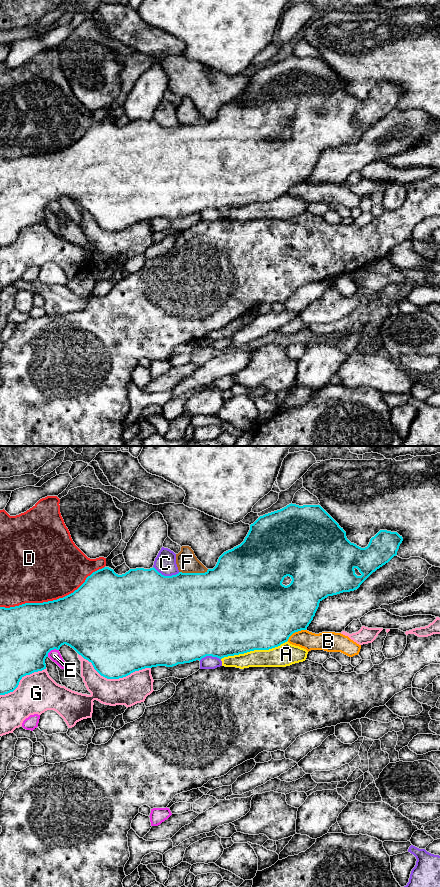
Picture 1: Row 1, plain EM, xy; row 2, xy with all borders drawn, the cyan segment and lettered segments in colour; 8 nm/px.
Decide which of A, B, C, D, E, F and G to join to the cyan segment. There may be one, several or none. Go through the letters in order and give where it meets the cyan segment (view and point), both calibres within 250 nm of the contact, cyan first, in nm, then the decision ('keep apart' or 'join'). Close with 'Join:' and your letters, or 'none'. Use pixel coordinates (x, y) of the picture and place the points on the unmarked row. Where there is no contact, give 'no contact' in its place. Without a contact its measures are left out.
A: meets cyan in xy at (254, 201); 500 nm thick on the cyan side, 180 nm on the other; join
B: meets cyan in xy at (295, 183); 480 nm thick on the cyan side, 140 nm on the other; keep apart
C: meets cyan in xy at (166, 128); 500 nm thick on the cyan side, 180 nm on the other; keep apart
D: meets cyan in xy at (53, 152); 420 nm thick on the cyan side, 500 nm on the other; keep apart
E: meets cyan in xy at (51, 201); 460 nm thick on the cyan side, 90 nm on the other; keep apart
F: meets cyan in xy at (193, 125); 500 nm thick on the cyan side, 170 nm on the other; keep apart
G: meets cyan in xy at (113, 230); 480 nm thick on the cyan side, 240 nm on the other; keep apart
Join: A

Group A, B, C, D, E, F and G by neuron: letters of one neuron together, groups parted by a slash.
A / B / C / D / E / F / G

